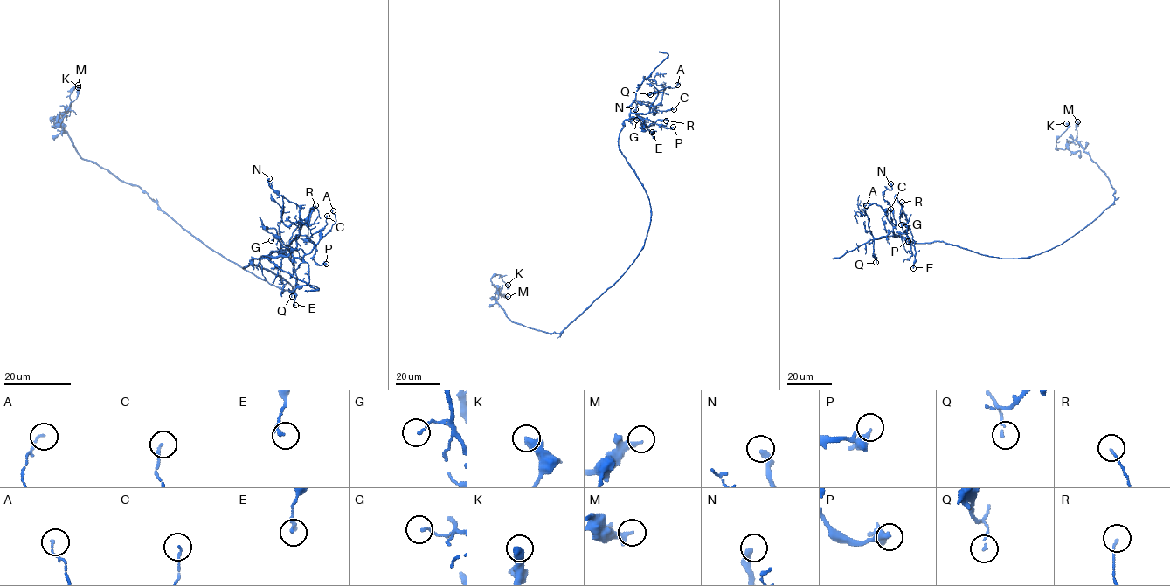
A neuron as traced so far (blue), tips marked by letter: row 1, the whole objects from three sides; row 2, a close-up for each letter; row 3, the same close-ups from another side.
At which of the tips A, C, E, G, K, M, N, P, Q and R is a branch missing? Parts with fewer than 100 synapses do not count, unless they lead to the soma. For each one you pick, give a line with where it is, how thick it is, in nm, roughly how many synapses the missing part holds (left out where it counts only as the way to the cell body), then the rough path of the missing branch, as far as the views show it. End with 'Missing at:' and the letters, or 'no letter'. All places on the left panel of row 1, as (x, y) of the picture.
Missing at: no letter

